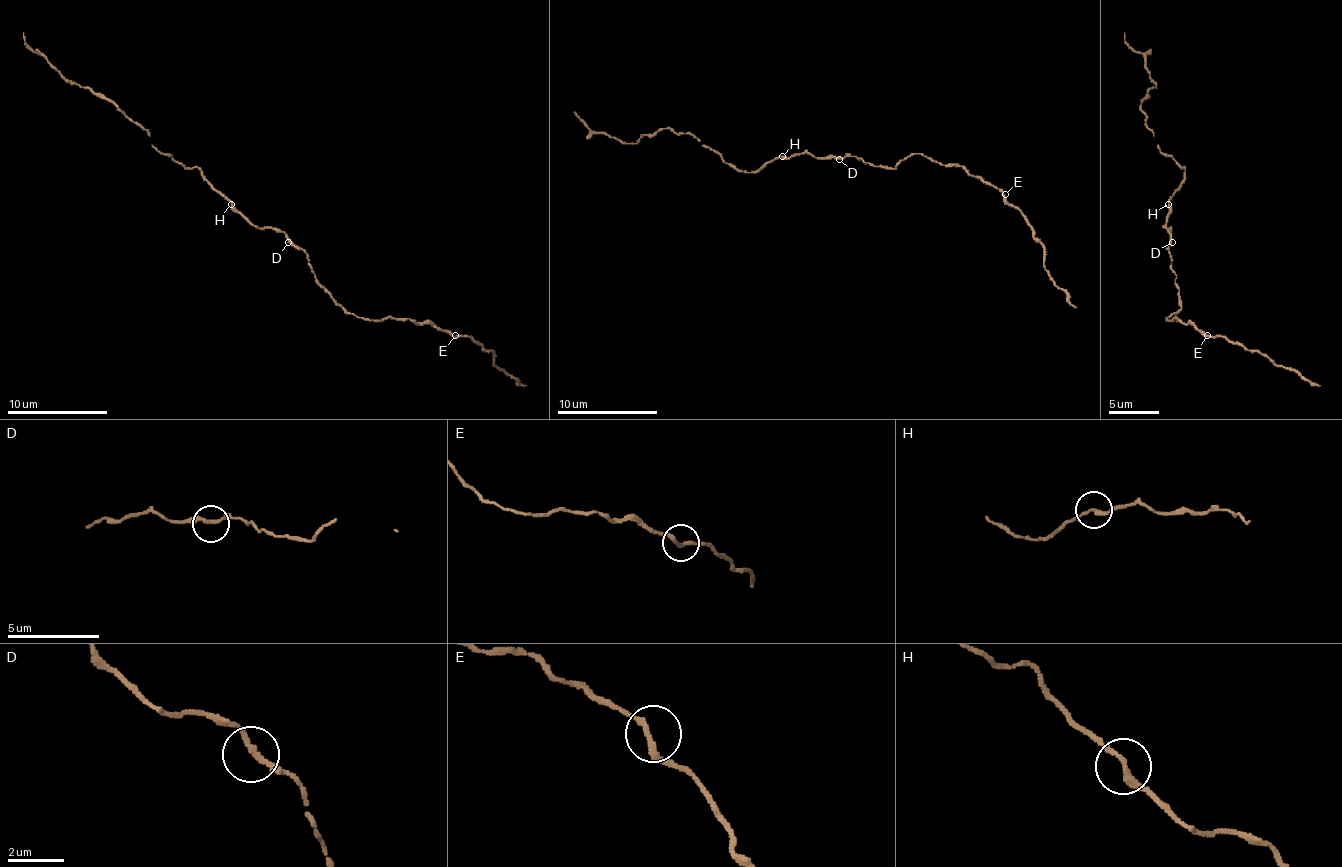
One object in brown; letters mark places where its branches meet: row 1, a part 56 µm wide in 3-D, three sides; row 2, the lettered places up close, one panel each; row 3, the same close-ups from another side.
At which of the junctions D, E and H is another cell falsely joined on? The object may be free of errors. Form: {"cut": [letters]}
{"cut": []}

